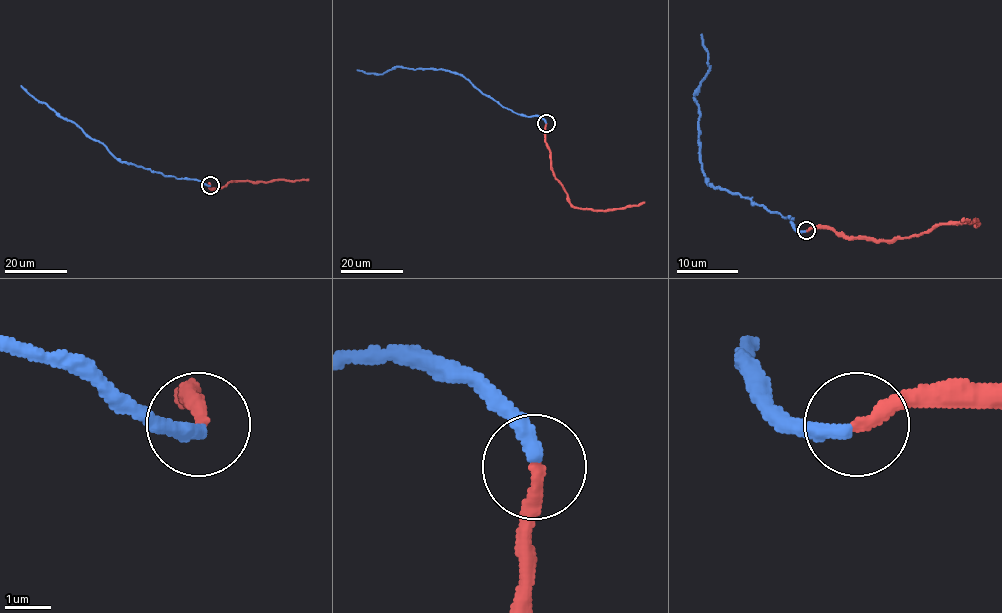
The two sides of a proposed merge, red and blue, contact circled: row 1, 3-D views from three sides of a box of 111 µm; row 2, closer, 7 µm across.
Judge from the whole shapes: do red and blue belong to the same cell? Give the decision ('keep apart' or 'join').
join

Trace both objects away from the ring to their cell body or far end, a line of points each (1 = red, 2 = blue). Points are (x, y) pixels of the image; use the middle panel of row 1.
1: (546, 123), (545, 143), (550, 152), (550, 169), (574, 206), (609, 210), (639, 205), (644, 202)
2: (546, 122), (503, 108), (463, 77), (448, 70), (394, 67), (382, 73), (356, 70)

